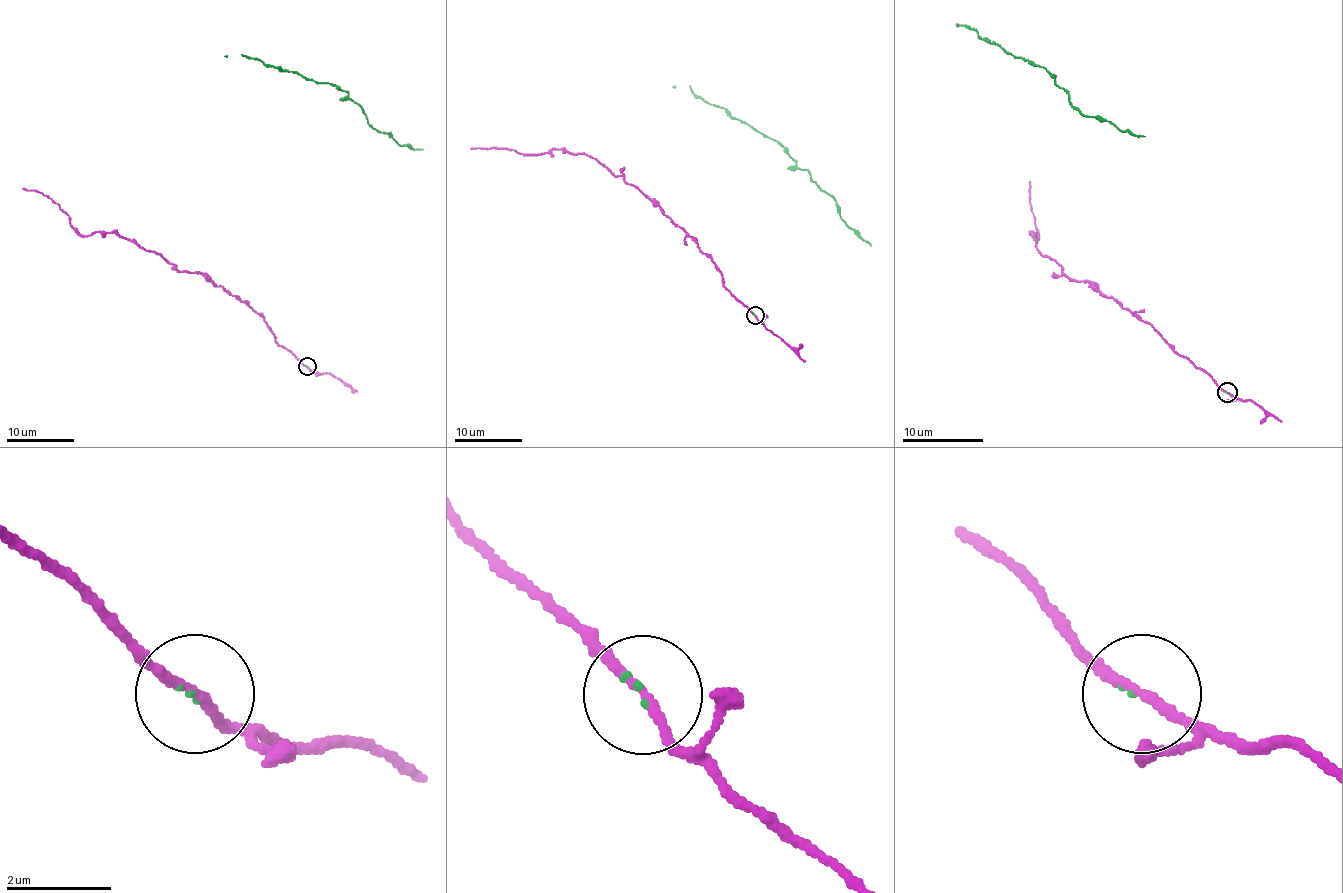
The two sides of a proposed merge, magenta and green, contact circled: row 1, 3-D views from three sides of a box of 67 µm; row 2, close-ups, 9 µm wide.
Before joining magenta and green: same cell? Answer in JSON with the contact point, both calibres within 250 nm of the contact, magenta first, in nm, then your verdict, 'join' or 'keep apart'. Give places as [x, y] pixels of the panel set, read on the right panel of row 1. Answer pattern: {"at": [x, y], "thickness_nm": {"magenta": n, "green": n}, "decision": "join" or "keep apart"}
{"at": [1227, 392], "thickness_nm": {"magenta": 170, "green": 70}, "decision": "join"}

